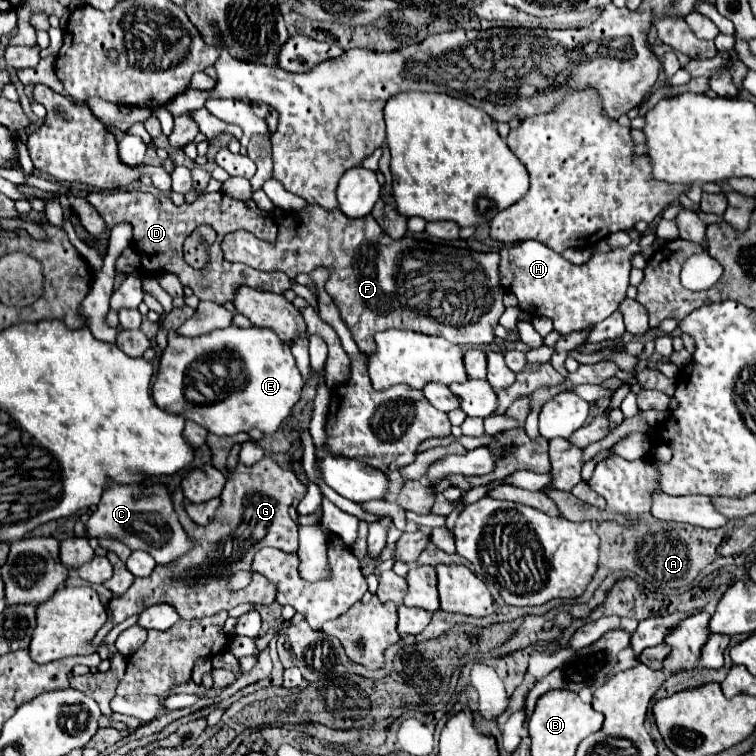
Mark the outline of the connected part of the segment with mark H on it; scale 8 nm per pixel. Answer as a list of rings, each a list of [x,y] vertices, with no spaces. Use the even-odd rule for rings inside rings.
[[[524,240],[514,248],[502,248],[500,274],[502,286],[516,294],[518,308],[530,316],[548,316],[560,334],[582,330],[610,316],[628,288],[630,258],[640,252],[638,242],[626,248],[600,252],[596,250],[586,264],[572,264],[538,240]]]

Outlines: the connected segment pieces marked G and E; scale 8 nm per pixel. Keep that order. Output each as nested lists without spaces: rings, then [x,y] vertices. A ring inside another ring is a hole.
[[[262,458],[254,466],[238,464],[234,474],[226,480],[220,496],[222,506],[216,518],[210,524],[200,526],[186,514],[184,492],[178,486],[174,490],[174,508],[178,508],[182,526],[198,540],[198,544],[192,552],[178,558],[178,562],[156,566],[150,576],[136,578],[126,594],[114,596],[108,604],[112,624],[116,626],[158,602],[174,604],[180,618],[184,620],[204,618],[220,610],[232,610],[238,604],[272,604],[274,586],[270,586],[270,582],[262,578],[262,574],[256,574],[252,570],[252,558],[262,546],[274,546],[284,552],[298,550],[298,526],[290,518],[288,508],[294,500],[304,498],[306,490],[308,488],[292,470],[282,470],[272,458]],[[236,570],[252,572],[252,582],[242,590],[226,590],[224,578],[228,574],[234,574]]]
[[[228,326],[222,330],[214,330],[202,336],[180,336],[178,332],[170,330],[168,332],[168,346],[160,356],[160,364],[158,364],[158,372],[152,384],[152,396],[158,408],[170,412],[170,414],[178,414],[186,420],[192,420],[196,424],[200,424],[202,428],[206,428],[210,434],[216,436],[234,436],[238,432],[250,432],[250,430],[260,430],[262,434],[276,434],[276,430],[282,426],[282,422],[290,416],[292,406],[298,402],[300,392],[302,392],[302,376],[296,368],[296,360],[290,352],[290,346],[286,342],[282,342],[272,330],[268,328],[238,328],[238,326]],[[224,354],[228,354],[230,358],[240,362],[240,376],[234,380],[222,380],[216,378],[210,370],[208,364],[212,358],[222,358]],[[188,372],[190,372],[190,398],[186,396],[186,388],[188,388]]]

